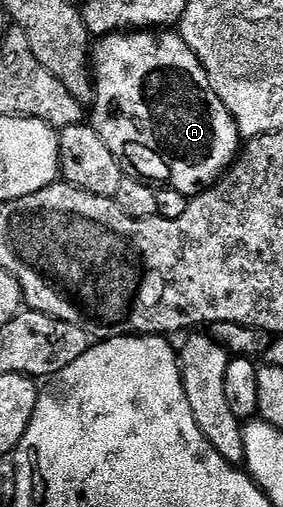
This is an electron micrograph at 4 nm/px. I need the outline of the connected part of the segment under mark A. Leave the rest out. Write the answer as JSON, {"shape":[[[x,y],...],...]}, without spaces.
{"shape":[[[125,31],[122,33],[109,33],[107,37],[99,38],[95,42],[90,53],[90,65],[94,70],[94,84],[96,87],[96,100],[90,109],[90,124],[98,131],[102,143],[110,147],[110,151],[116,156],[117,161],[128,165],[137,178],[143,182],[151,183],[156,187],[167,187],[174,191],[182,191],[189,199],[197,197],[199,193],[211,189],[229,169],[232,162],[236,160],[242,149],[242,138],[236,120],[226,111],[226,103],[218,99],[214,87],[210,87],[210,79],[194,51],[182,40],[176,31]]]}

